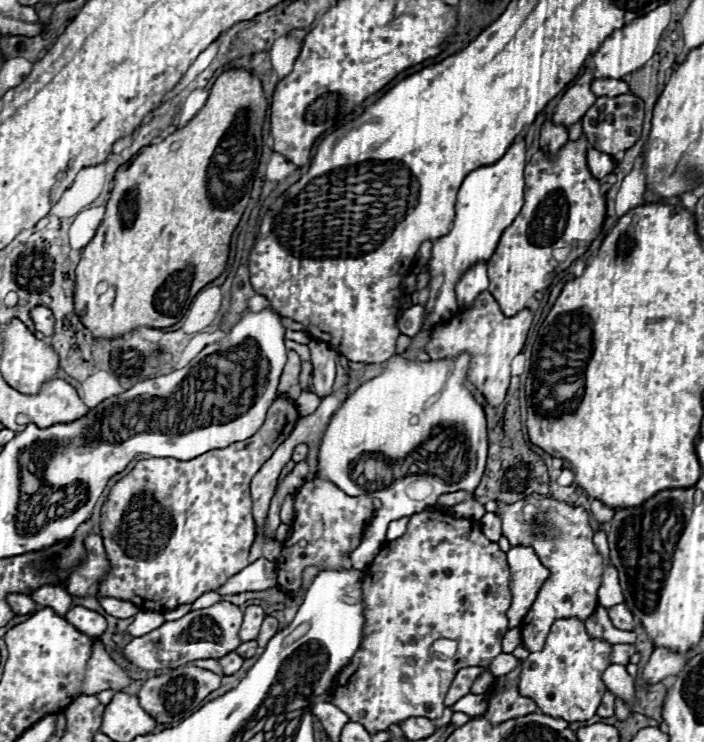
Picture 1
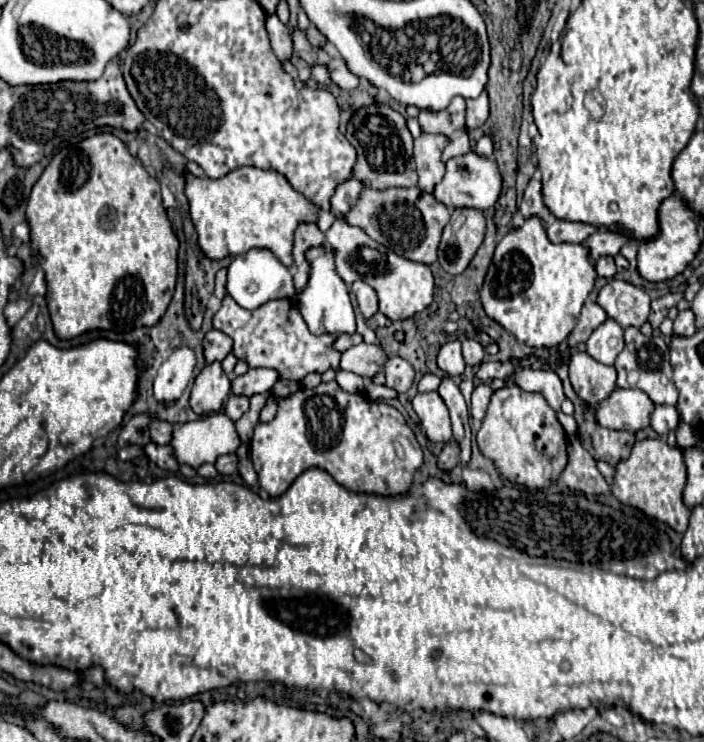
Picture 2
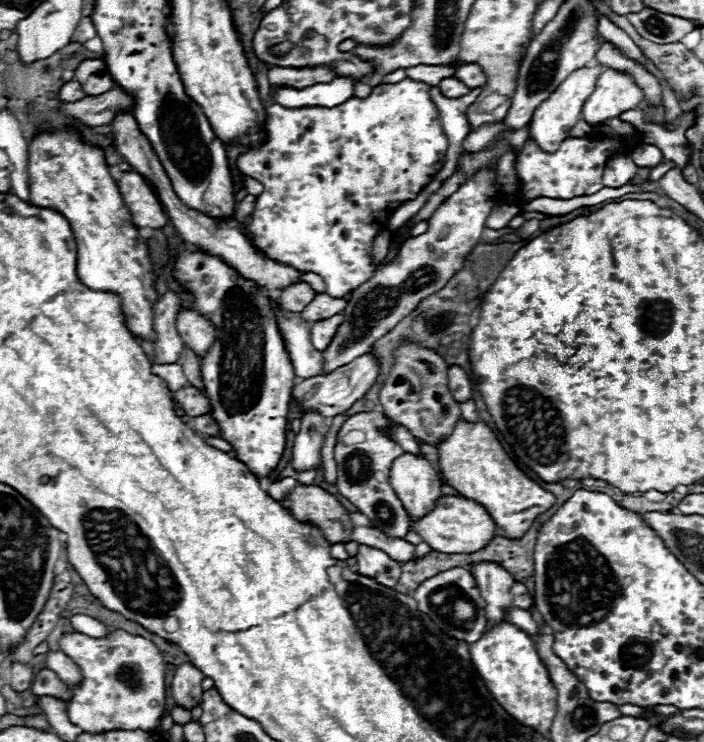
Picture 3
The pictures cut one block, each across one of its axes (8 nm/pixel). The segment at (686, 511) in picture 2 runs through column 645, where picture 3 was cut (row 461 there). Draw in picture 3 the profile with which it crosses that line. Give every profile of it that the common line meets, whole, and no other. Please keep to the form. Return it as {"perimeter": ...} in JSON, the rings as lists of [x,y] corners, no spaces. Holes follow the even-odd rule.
{"perimeter":[[[460,420],[448,440],[438,444],[438,454],[446,484],[450,484],[460,496],[484,506],[504,538],[520,540],[532,522],[556,504],[554,494],[540,488],[514,464],[514,460],[510,460],[494,432],[484,422],[470,424]]]}

